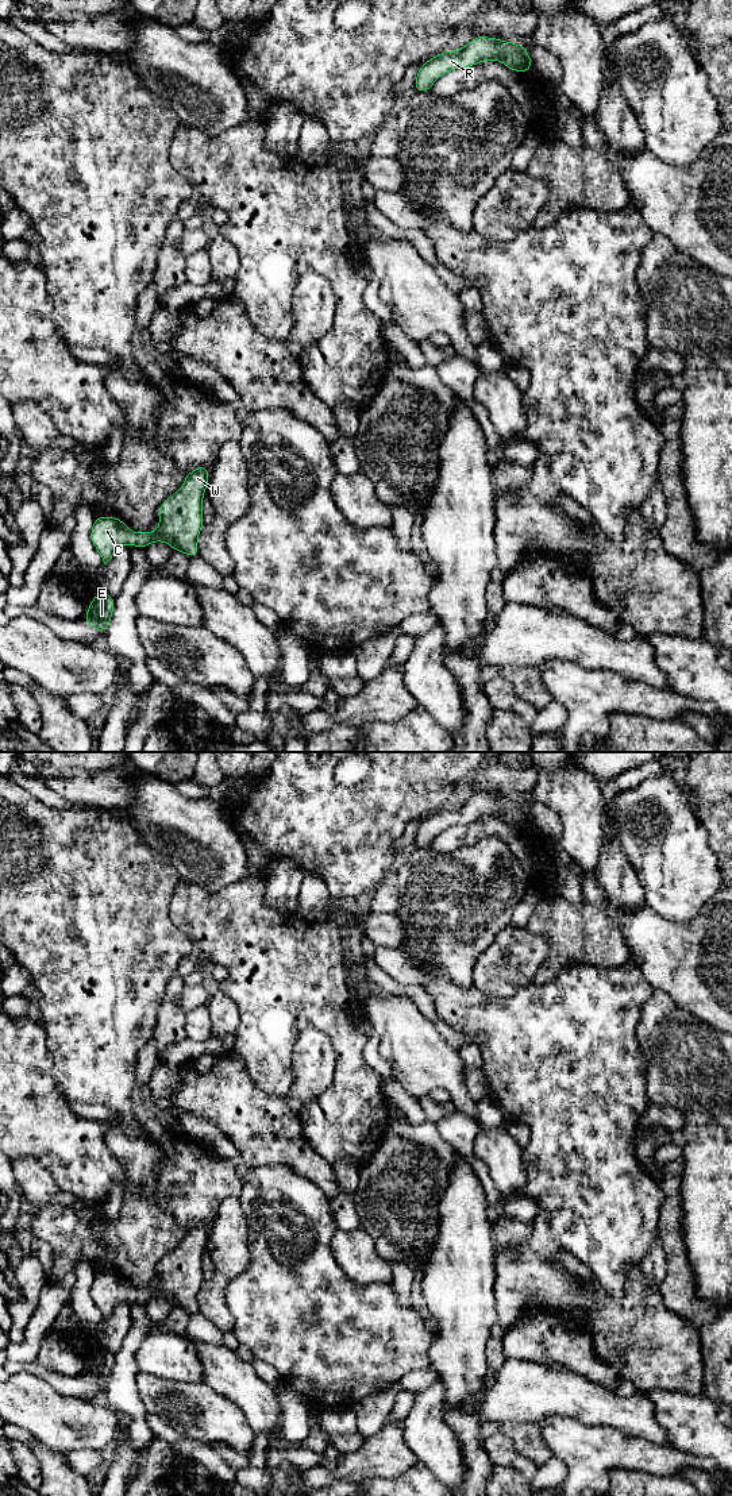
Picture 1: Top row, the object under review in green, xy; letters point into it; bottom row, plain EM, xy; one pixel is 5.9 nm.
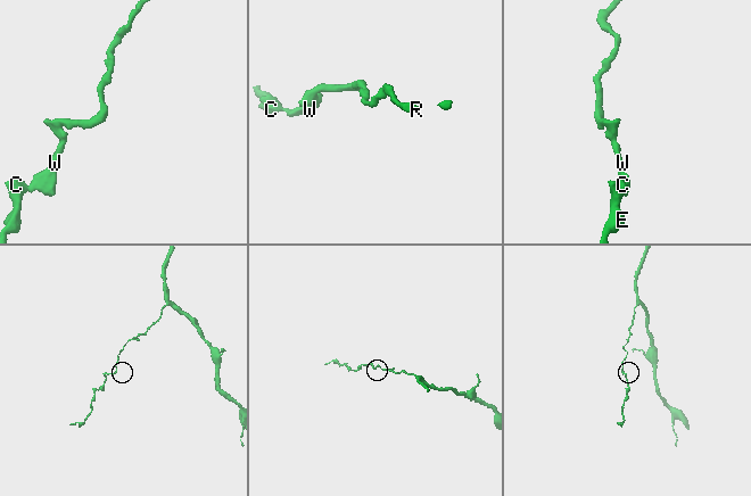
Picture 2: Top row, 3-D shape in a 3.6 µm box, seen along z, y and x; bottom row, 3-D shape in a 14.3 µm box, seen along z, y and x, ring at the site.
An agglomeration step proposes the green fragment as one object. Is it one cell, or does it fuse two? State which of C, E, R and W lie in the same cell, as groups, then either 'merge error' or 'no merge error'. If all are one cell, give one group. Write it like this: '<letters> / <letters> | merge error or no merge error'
C E R W | no merge error

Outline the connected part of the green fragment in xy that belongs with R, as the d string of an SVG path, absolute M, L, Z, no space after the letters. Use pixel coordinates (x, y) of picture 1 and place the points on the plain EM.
M478 791L463 805L456 807L443 806L439 811L421 820L413 844L417 849L427 848L444 829L454 825L466 825L485 816L500 817L519 829L532 825L528 806L521 801Z

